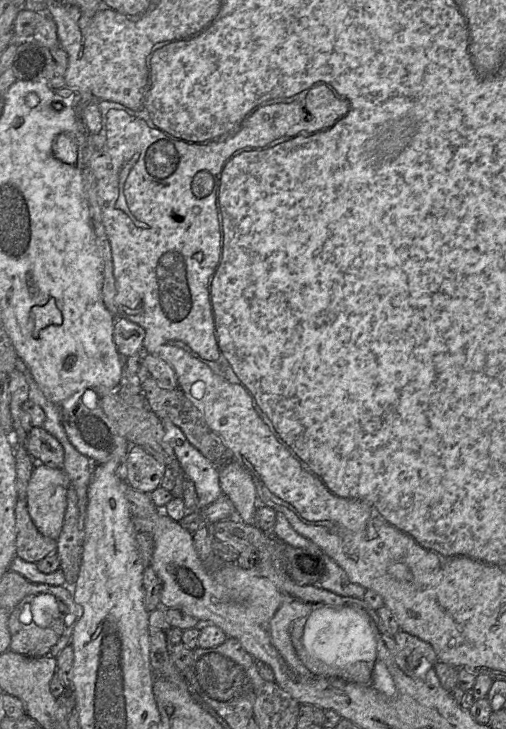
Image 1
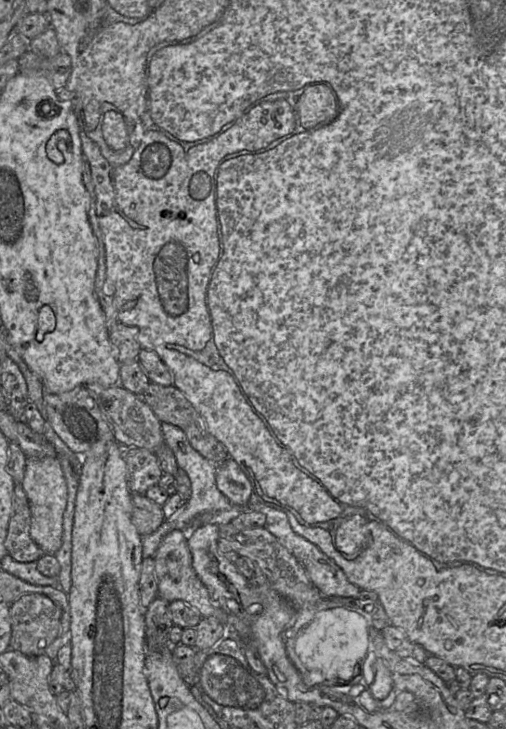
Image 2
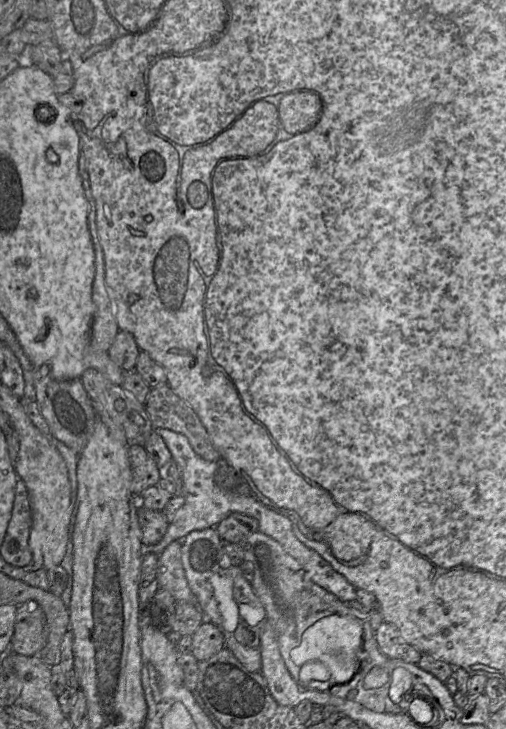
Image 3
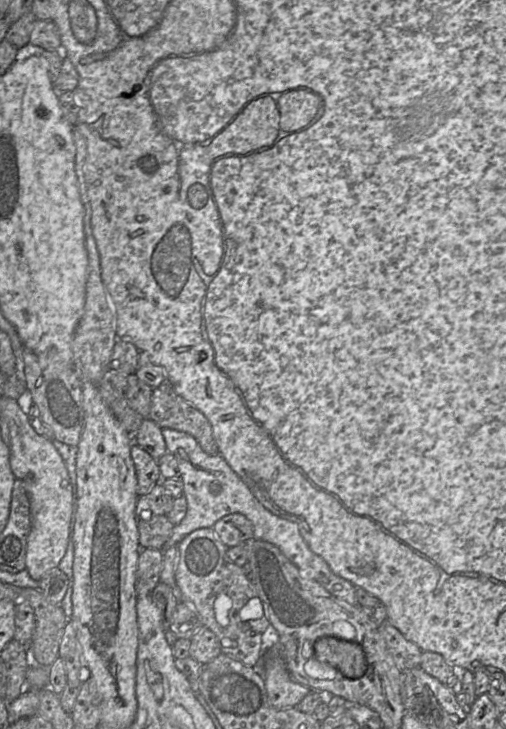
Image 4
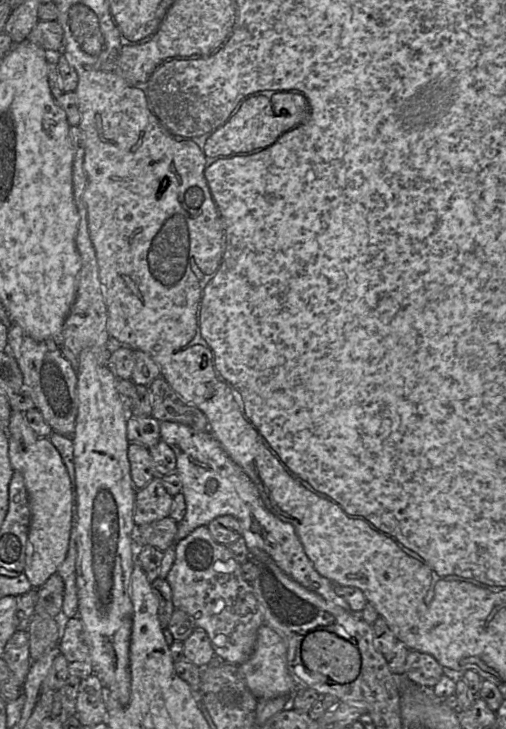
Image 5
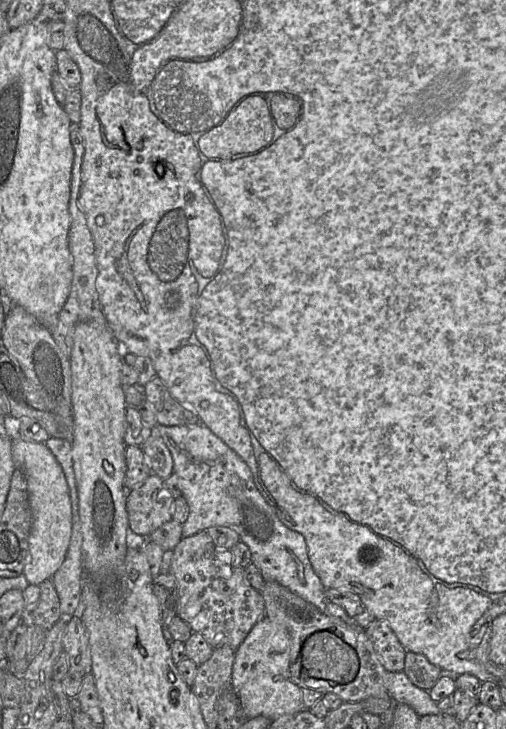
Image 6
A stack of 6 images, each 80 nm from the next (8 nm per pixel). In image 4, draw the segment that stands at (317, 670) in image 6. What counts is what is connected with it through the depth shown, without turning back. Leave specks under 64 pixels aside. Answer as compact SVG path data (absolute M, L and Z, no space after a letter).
M334 636L321 637L315 641L314 658L350 680L361 678L367 670L367 660L360 644Z

